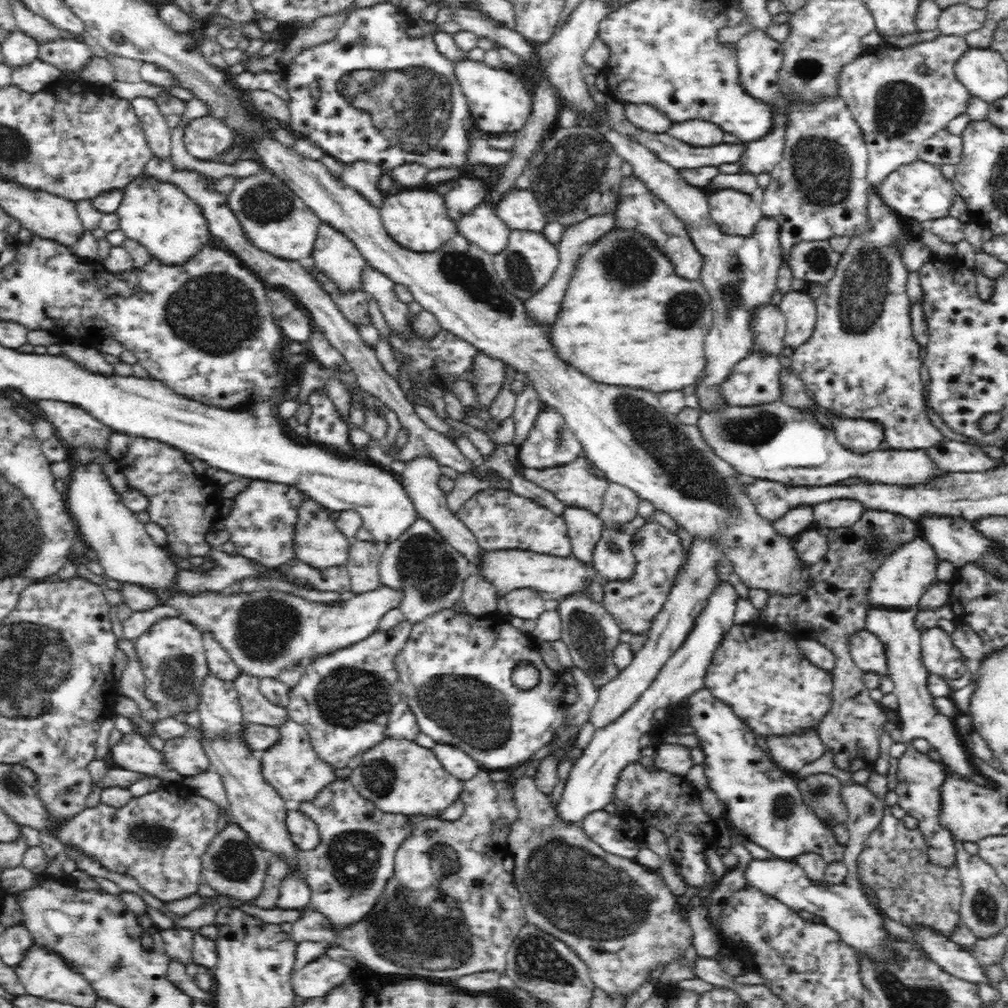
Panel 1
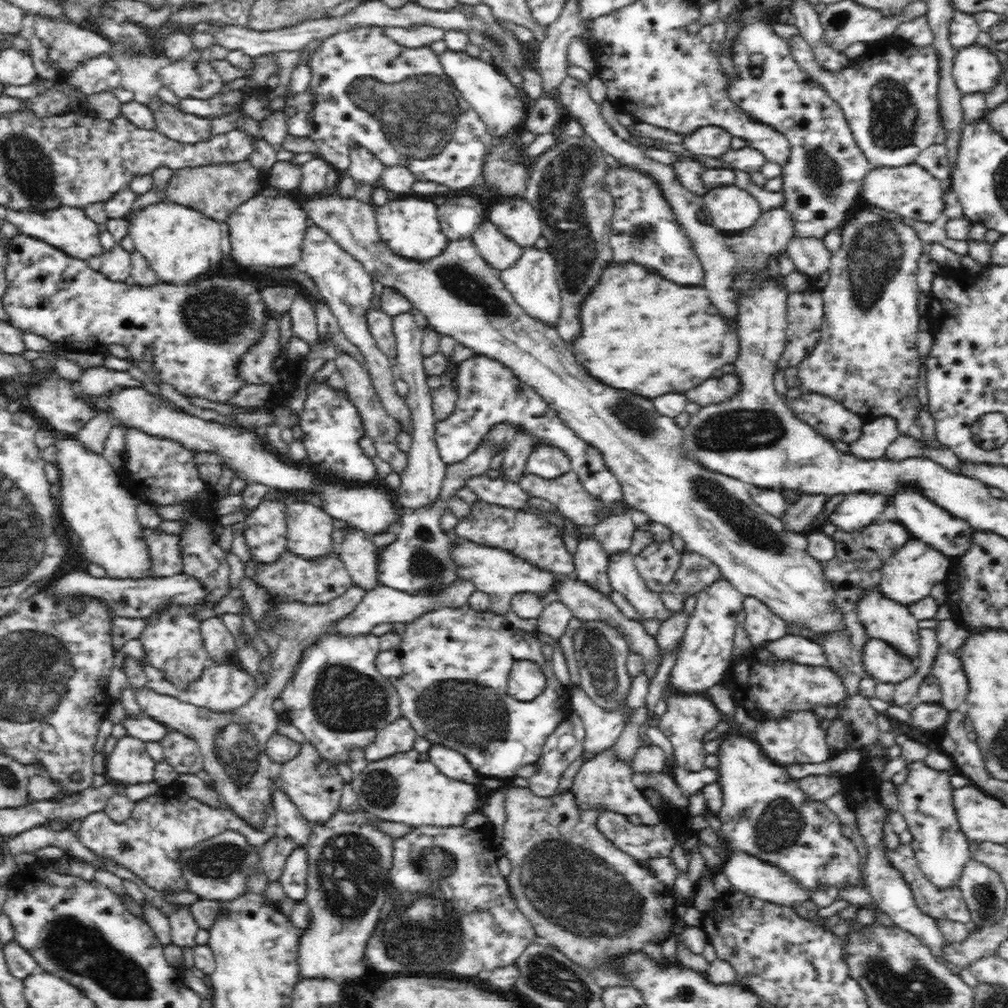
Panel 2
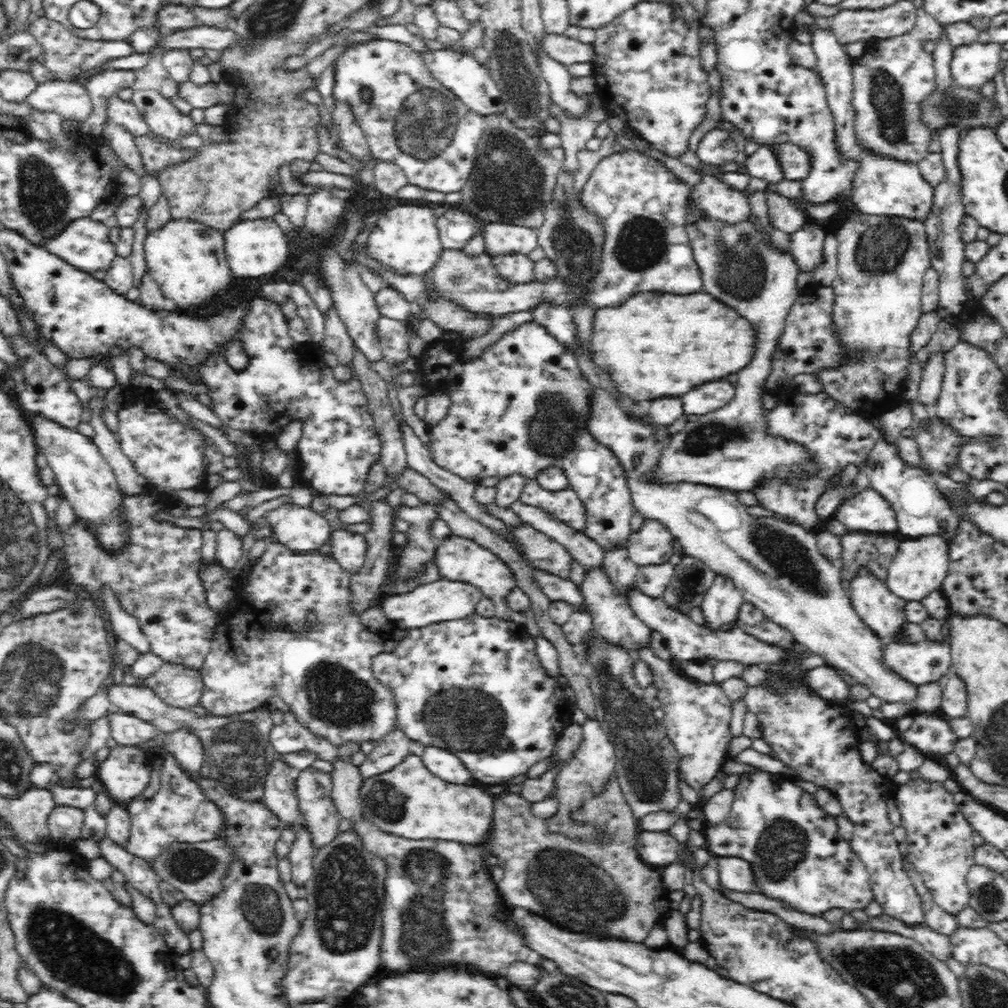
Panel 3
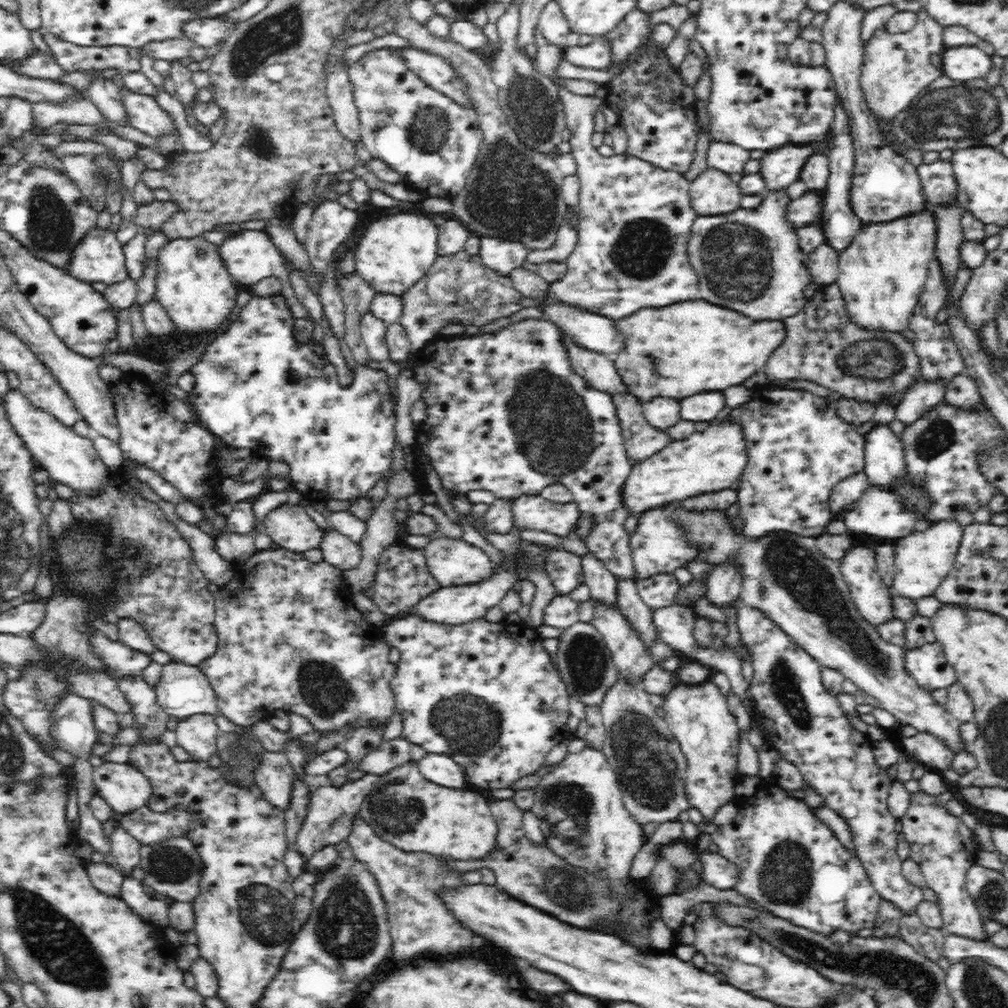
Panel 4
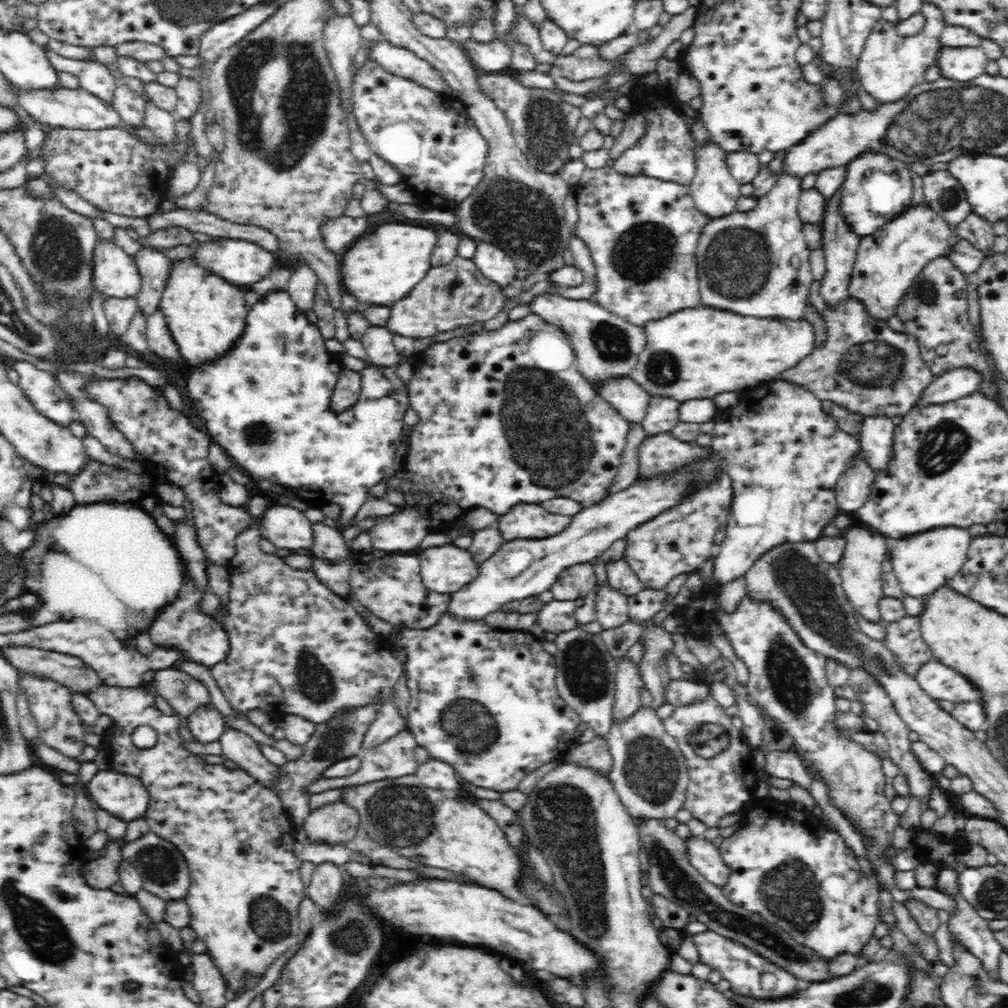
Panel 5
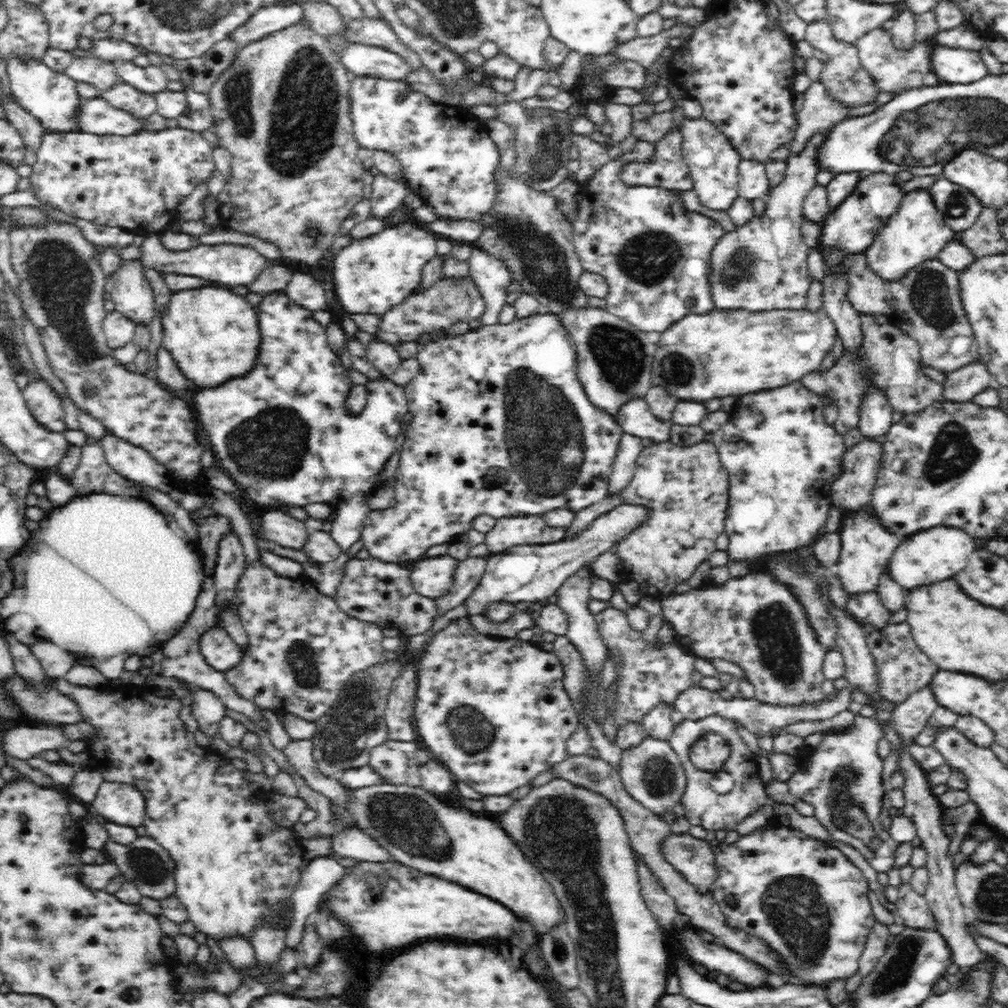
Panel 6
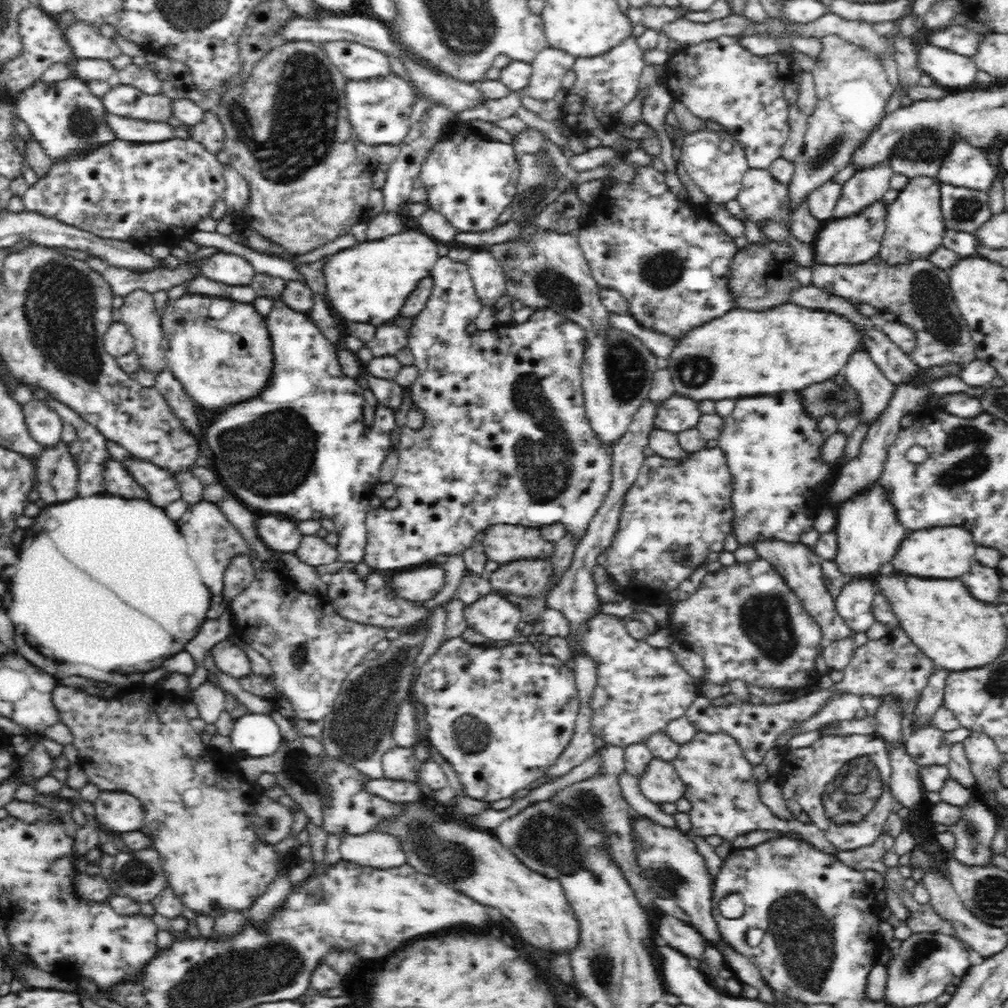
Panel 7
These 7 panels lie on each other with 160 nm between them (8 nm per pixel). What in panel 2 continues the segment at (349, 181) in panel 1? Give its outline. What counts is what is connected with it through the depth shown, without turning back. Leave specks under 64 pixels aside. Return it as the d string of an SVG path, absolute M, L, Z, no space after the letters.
M354 148L350 152L351 165L346 173L357 186L376 187L383 172L383 164L365 148Z

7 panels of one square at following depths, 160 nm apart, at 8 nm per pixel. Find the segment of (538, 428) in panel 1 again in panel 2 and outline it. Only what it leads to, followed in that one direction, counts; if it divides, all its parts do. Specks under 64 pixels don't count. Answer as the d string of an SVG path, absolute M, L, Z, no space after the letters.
M546 441L533 446L526 459L525 472L551 479L571 470L570 457L562 448Z

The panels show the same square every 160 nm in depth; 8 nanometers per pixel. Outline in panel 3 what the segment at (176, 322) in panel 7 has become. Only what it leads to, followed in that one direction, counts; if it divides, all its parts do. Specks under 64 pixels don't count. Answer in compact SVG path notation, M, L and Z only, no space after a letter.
M187 217L168 219L144 236L144 256L149 273L158 281L177 309L194 310L215 300L233 278L225 253L225 236L220 229Z

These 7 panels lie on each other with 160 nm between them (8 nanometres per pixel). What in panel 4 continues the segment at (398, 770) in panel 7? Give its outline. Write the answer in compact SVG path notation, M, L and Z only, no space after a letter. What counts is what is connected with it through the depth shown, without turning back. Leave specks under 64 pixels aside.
M401 736L388 741L382 741L382 744L376 749L366 754L360 760L357 769L366 774L380 774L381 776L390 772L392 768L400 766L403 762L411 759L411 742Z

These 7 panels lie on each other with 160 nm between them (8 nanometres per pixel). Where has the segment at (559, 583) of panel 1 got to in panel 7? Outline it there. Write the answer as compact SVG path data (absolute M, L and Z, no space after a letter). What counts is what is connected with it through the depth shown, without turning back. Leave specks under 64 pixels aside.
M435 563L413 567L410 572L402 572L390 582L400 597L417 603L433 600L445 583L445 568Z

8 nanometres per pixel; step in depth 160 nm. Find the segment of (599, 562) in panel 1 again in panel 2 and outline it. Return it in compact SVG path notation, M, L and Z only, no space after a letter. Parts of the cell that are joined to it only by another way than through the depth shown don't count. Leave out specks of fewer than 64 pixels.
M629 548L609 554L607 562L609 585L612 590L627 599L636 612L642 615L643 620L662 622L671 615L671 611L665 609L660 594L648 588L633 558L634 554Z

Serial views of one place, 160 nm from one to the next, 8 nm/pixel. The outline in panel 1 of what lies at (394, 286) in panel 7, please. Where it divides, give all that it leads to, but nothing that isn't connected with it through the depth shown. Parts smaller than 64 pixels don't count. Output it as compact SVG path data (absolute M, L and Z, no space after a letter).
M406 188L397 194L386 194L379 211L390 236L411 251L434 252L458 233L456 219L449 215L445 196L424 188Z

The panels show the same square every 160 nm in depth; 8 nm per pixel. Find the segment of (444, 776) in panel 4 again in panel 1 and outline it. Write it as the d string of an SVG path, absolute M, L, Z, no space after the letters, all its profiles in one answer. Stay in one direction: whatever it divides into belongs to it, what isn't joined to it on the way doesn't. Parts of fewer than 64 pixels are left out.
M436 743L433 751L438 759L440 759L443 768L450 775L463 782L474 778L482 769L478 761L461 748L450 746L450 744Z

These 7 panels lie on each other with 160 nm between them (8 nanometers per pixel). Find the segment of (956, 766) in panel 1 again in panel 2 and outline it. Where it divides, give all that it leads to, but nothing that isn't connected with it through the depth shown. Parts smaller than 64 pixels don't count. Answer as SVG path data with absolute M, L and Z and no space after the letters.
M880 591L870 592L858 604L858 618L866 627L867 636L887 642L900 656L909 662L918 661L920 654L920 636L918 619L912 615L909 607L887 599Z

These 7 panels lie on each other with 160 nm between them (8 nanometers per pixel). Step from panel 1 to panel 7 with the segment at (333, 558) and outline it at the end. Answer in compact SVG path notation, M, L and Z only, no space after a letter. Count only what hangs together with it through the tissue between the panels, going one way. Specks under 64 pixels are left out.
M262 516L255 523L258 535L271 550L295 551L302 542L298 523L290 518Z

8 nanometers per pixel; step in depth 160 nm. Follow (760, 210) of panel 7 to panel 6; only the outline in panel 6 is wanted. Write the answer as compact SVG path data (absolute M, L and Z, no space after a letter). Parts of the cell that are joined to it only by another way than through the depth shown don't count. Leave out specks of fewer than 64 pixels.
M740 159L737 172L738 196L753 199L760 195L766 195L770 190L768 186L765 162L752 159Z

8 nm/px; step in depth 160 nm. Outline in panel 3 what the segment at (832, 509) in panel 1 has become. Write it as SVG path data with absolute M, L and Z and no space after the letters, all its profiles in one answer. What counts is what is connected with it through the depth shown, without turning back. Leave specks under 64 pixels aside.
M868 488L845 498L832 518L842 522L848 531L894 532L897 530L895 512L890 503L880 494Z

